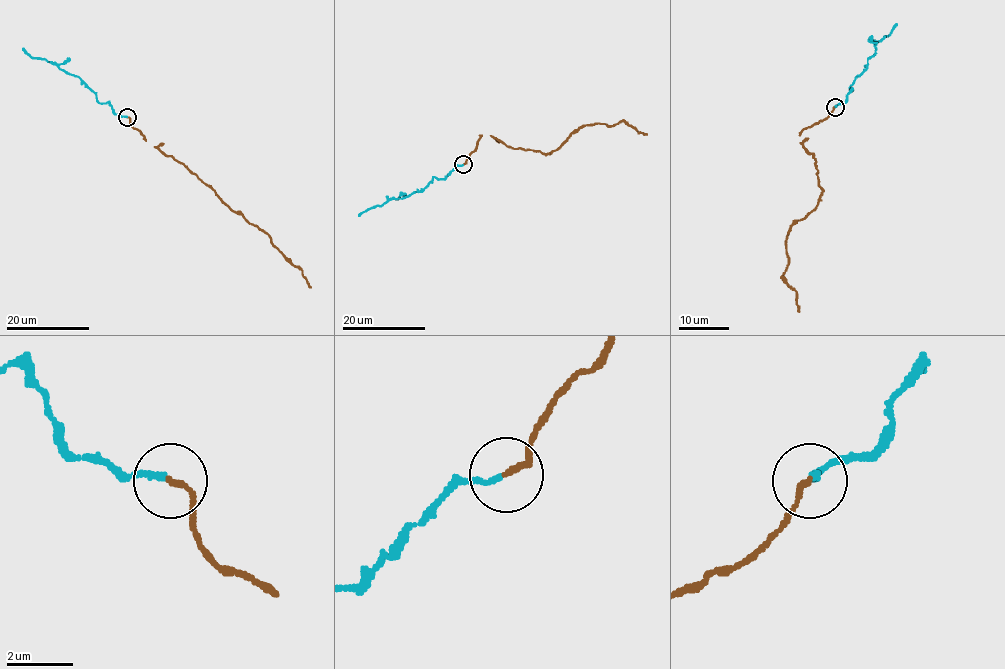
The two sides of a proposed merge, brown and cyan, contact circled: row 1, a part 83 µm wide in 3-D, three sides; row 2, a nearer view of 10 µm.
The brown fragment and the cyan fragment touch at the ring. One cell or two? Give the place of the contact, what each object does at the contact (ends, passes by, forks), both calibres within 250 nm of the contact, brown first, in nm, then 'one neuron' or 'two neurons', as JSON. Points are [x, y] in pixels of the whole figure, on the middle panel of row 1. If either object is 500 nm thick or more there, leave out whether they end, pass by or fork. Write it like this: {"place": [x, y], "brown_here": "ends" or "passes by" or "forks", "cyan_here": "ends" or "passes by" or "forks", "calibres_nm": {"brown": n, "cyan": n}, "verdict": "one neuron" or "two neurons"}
{"place": [463, 164], "brown_here": "ends", "cyan_here": "ends", "calibres_nm": {"brown": 160, "cyan": 160}, "verdict": "one neuron"}

